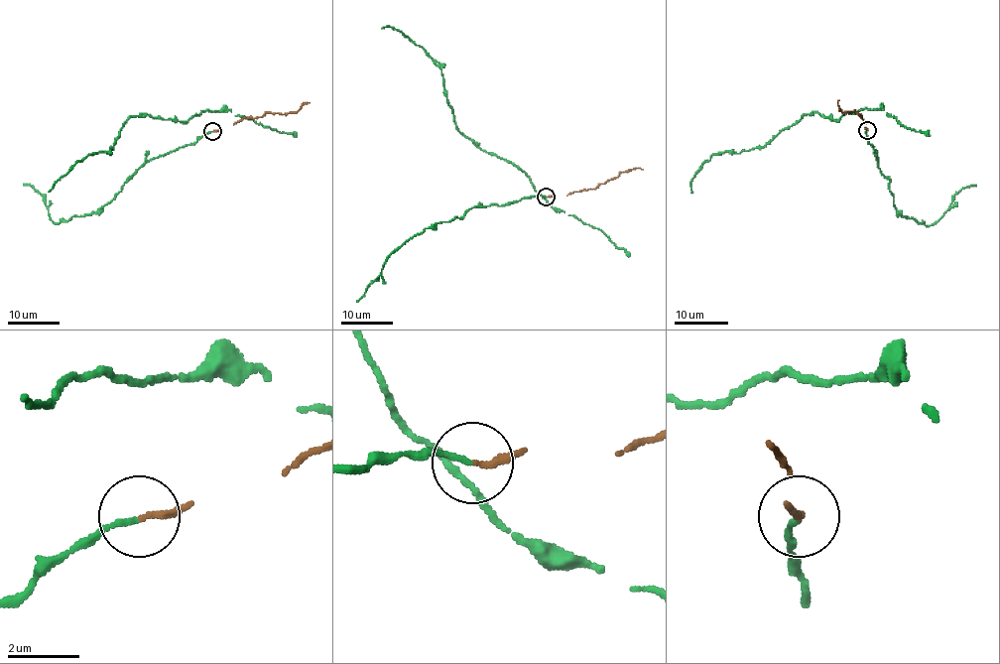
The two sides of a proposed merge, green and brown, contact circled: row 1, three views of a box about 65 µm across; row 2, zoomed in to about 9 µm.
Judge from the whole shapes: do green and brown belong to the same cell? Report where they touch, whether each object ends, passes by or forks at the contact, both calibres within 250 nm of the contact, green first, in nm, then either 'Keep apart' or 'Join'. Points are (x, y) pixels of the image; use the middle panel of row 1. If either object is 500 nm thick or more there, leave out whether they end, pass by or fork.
Place: (546, 197). At the ring green ends. At the ring brown ends. Thickness 140 nm (green) against 190 nm. Join

